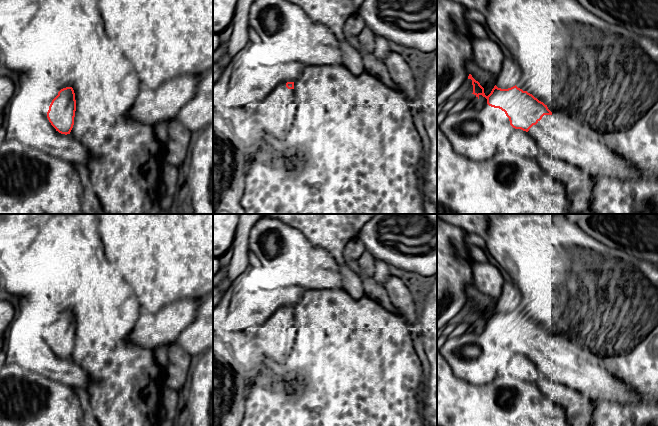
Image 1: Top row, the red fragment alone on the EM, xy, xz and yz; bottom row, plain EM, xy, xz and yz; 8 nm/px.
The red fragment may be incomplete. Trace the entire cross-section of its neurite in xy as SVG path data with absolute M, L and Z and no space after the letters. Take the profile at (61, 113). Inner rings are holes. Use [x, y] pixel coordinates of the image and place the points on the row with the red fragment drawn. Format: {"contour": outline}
{"contour": "M66 87L58 92L52 100L47 118L51 125L61 134L70 134L76 111L75 93L72 87Z"}

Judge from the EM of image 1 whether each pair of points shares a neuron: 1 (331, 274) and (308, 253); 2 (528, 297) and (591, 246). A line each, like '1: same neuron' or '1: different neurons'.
1: same neuron
2: same neuron

